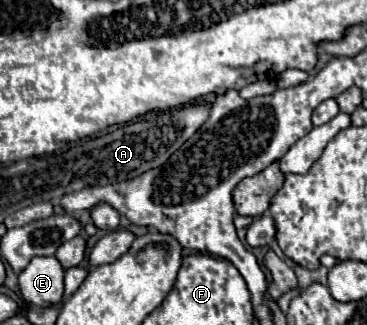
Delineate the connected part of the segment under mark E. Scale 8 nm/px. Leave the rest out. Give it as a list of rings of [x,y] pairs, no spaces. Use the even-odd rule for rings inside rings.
[[[34,257],[18,275],[22,297],[36,307],[56,307],[64,297],[64,269],[56,257]]]

